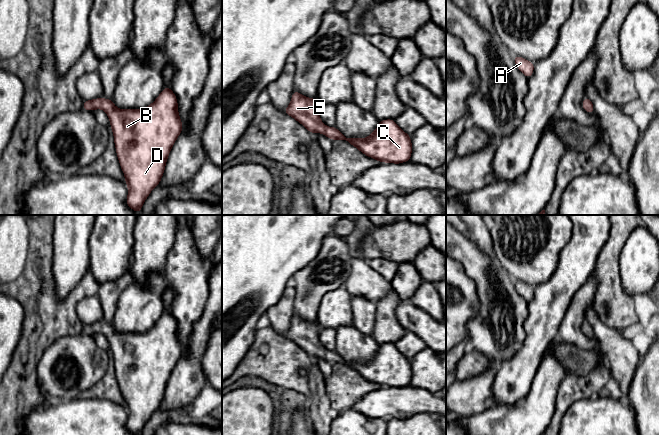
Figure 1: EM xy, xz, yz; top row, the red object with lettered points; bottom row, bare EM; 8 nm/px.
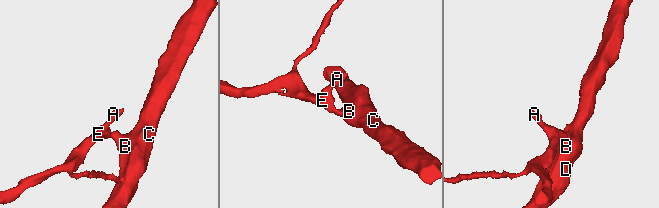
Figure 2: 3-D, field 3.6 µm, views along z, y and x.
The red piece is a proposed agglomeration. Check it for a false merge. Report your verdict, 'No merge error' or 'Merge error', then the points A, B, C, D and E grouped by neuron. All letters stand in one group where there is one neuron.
No merge error. Groups: A B C D E

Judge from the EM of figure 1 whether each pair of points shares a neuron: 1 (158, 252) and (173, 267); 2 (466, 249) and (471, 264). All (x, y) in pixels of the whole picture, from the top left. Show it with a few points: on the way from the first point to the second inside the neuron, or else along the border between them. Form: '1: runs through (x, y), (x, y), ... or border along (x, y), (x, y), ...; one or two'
1: border along (175, 238), (175, 242), (167, 256), (163, 273); two
2: runs through (468, 253), (471, 260); one

